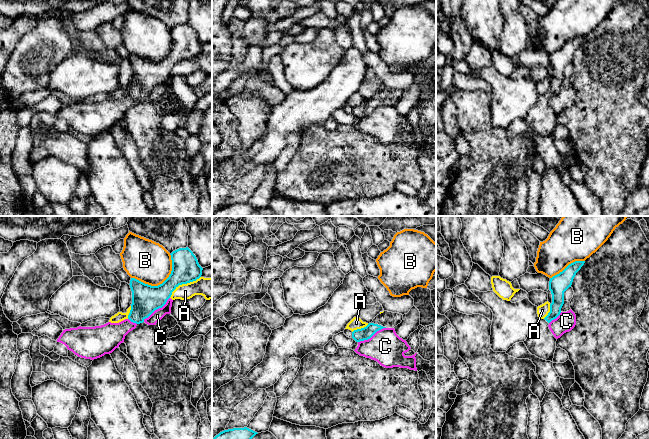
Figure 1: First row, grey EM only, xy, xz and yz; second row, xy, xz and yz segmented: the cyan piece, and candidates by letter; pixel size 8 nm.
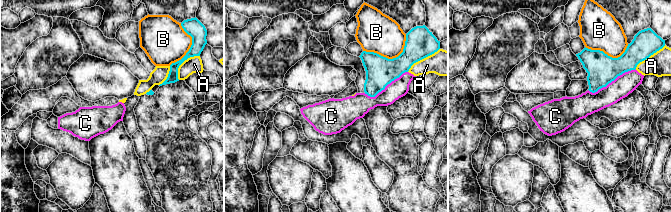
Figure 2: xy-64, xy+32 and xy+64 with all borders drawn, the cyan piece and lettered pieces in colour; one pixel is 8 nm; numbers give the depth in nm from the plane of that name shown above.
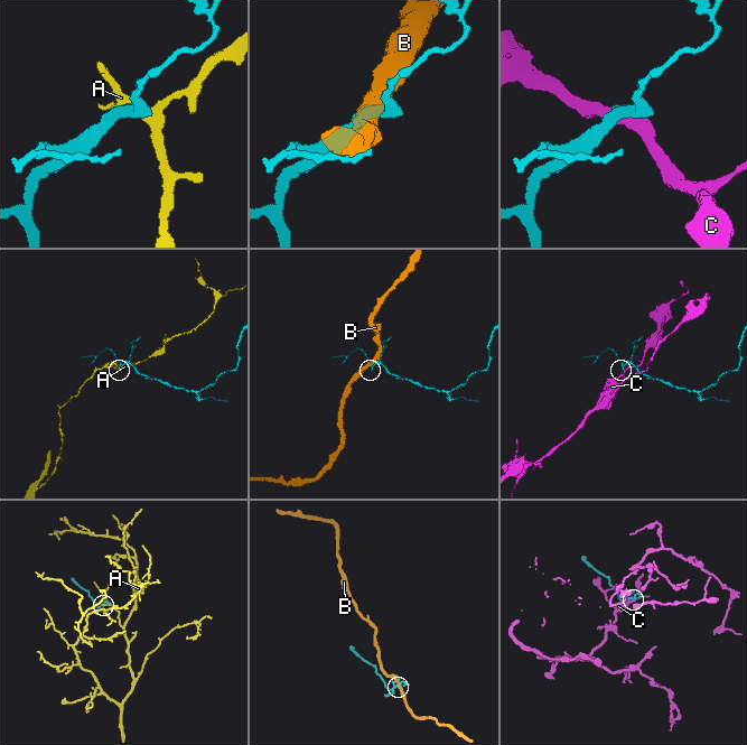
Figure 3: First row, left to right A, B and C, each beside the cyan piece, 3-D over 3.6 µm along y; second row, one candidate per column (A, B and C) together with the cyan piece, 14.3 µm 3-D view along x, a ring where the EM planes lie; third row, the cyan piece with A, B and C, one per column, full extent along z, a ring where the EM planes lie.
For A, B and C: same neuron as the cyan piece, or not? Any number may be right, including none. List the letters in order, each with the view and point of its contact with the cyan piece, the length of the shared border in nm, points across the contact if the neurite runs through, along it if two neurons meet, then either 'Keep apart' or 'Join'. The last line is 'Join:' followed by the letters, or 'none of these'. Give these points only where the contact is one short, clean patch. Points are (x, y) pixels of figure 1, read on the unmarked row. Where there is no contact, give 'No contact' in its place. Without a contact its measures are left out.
A: Touches cyan at xy (183, 59). Shared border 300 nm. Keep apart
B: Touches cyan at xy (160, 60). Shared border 380 nm. Keep apart
C: Touches cyan at xy (157, 84). Shared border 300 nm. Keep apart
Join: none of these

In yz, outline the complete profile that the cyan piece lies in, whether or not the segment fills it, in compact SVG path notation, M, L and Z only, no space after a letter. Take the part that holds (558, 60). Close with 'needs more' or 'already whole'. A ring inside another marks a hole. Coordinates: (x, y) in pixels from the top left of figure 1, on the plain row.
M575 37L569 40L562 48L550 54L549 66L552 70L550 88L544 95L539 95L538 101L524 117L532 131L553 138L557 115L550 107L548 101L560 91L564 80L564 68L571 63L576 49L584 39L585 37Z | needs more

